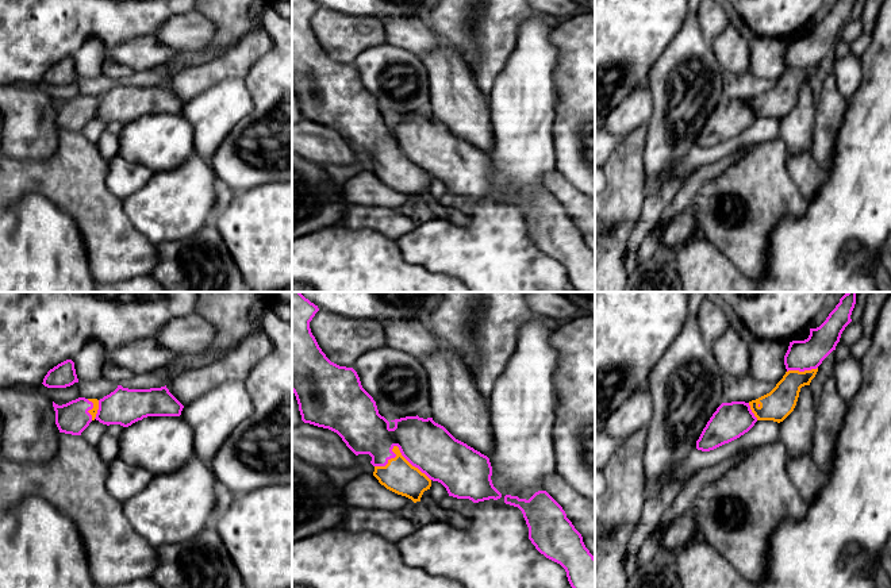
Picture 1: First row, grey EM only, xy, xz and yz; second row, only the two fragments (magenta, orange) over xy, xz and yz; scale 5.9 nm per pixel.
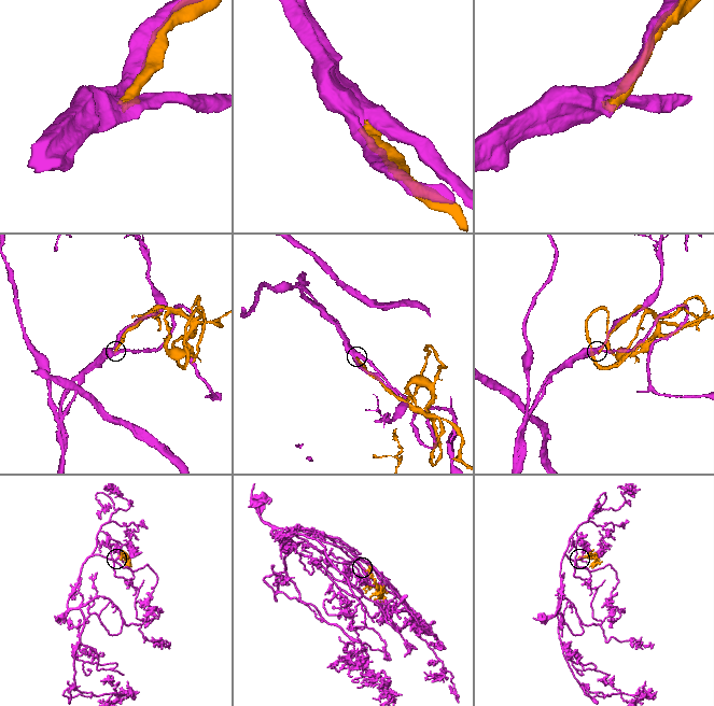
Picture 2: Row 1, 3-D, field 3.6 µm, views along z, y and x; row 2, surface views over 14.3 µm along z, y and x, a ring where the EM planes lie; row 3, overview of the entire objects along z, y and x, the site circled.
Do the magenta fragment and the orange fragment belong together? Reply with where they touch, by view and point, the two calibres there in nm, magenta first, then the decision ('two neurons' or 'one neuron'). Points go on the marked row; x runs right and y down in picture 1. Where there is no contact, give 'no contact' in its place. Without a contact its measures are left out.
meets magenta in xz at (399, 449); 300 nm thick on the magenta side, 200 nm on the other; one neuron

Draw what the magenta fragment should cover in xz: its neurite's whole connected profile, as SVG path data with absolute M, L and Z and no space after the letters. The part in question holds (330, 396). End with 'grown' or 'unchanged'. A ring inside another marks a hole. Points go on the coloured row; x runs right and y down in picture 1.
M292 292L292 392L296 396L302 420L337 433L356 454L369 454L373 476L387 489L420 501L433 481L441 483L449 496L473 503L498 500L502 493L493 487L489 458L456 439L433 418L406 416L388 422L379 414L376 401L362 388L353 368L331 362L311 333L310 322L318 305L300 292Z; grown

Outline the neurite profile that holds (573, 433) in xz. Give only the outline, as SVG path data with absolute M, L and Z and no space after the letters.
M579 315L550 335L558 351L553 445L556 473L595 501L595 318Z

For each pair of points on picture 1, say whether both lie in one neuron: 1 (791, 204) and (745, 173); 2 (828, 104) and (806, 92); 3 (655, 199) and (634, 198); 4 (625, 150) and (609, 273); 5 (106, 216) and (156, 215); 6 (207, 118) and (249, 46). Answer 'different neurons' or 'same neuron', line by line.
1: same neuron
2: same neuron
3: different neurons
4: same neuron
5: different neurons
6: different neurons

